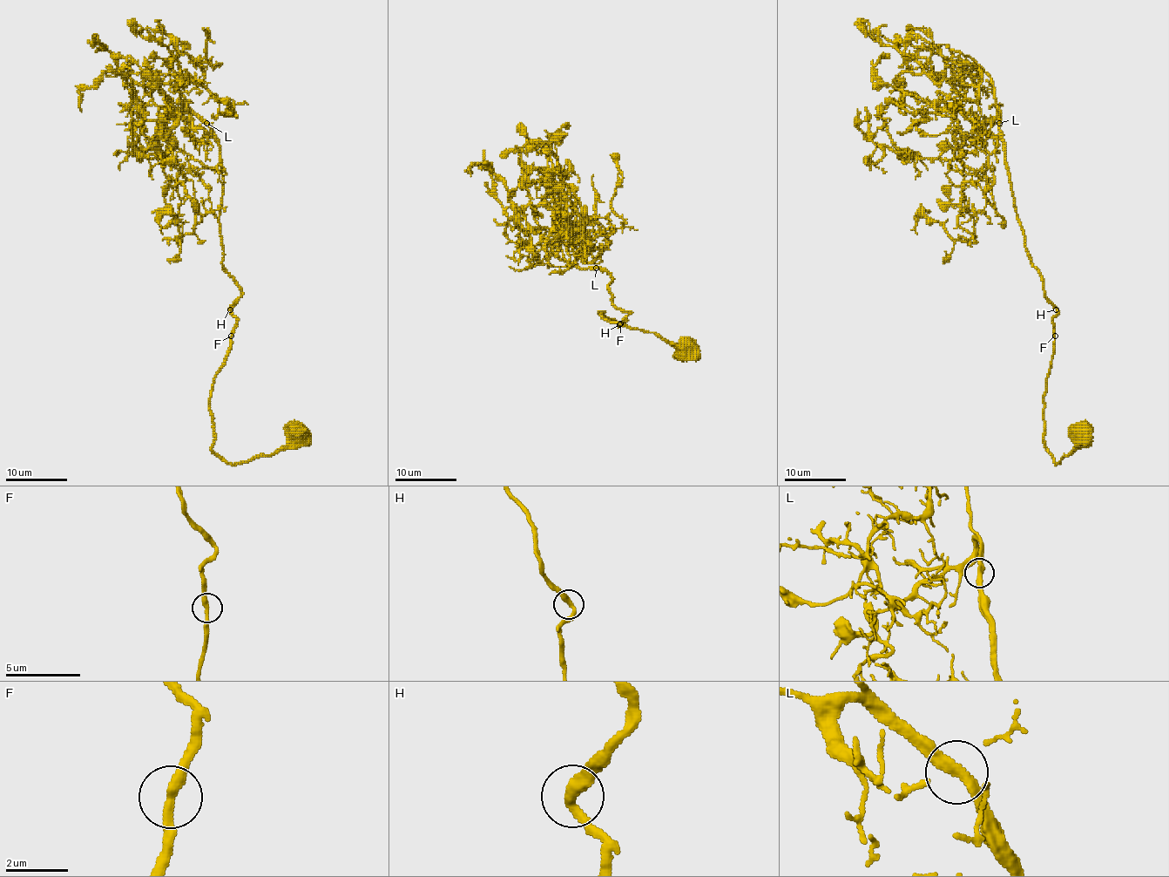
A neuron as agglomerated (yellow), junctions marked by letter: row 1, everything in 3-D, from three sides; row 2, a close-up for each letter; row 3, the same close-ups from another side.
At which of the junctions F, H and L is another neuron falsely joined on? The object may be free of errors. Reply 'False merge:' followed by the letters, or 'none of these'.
False merge: none of these

